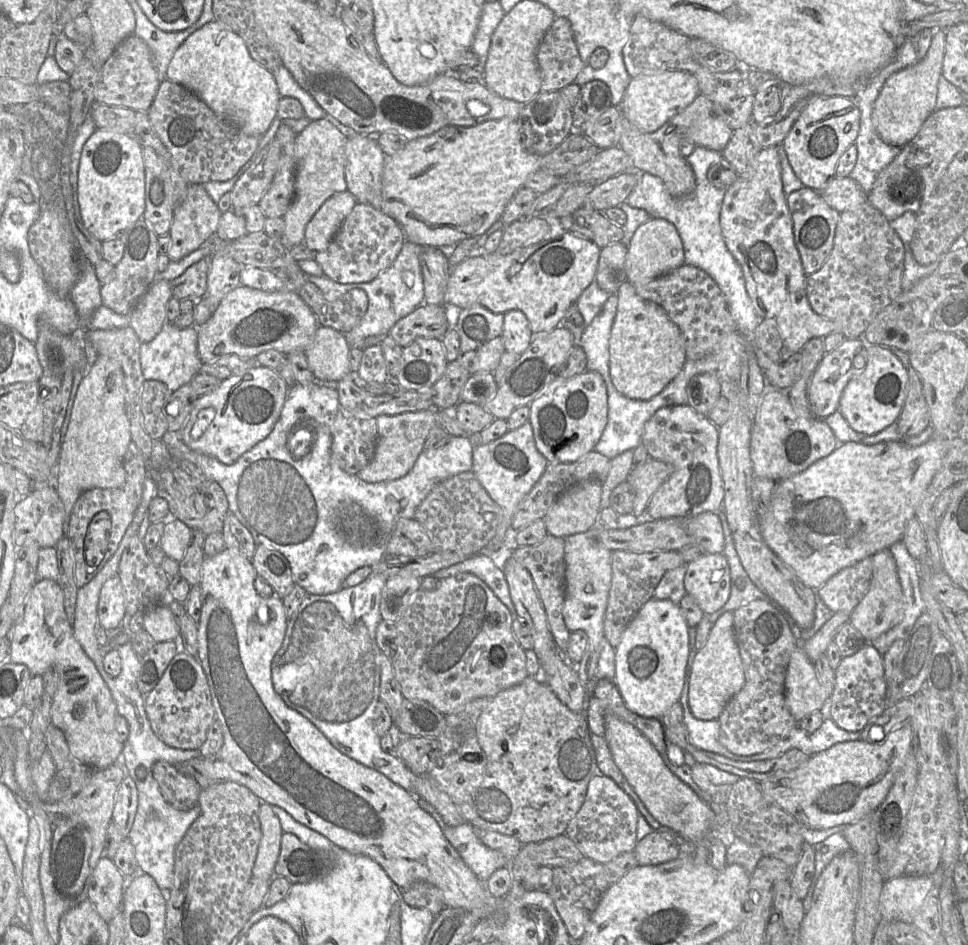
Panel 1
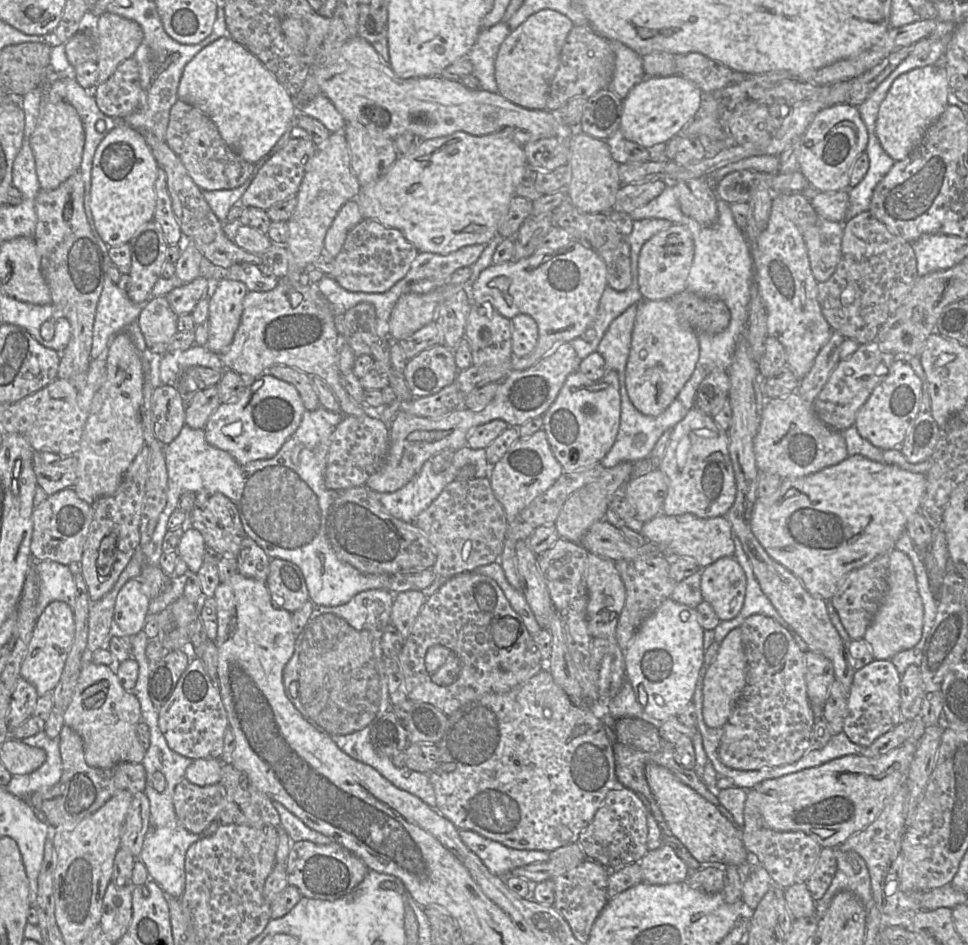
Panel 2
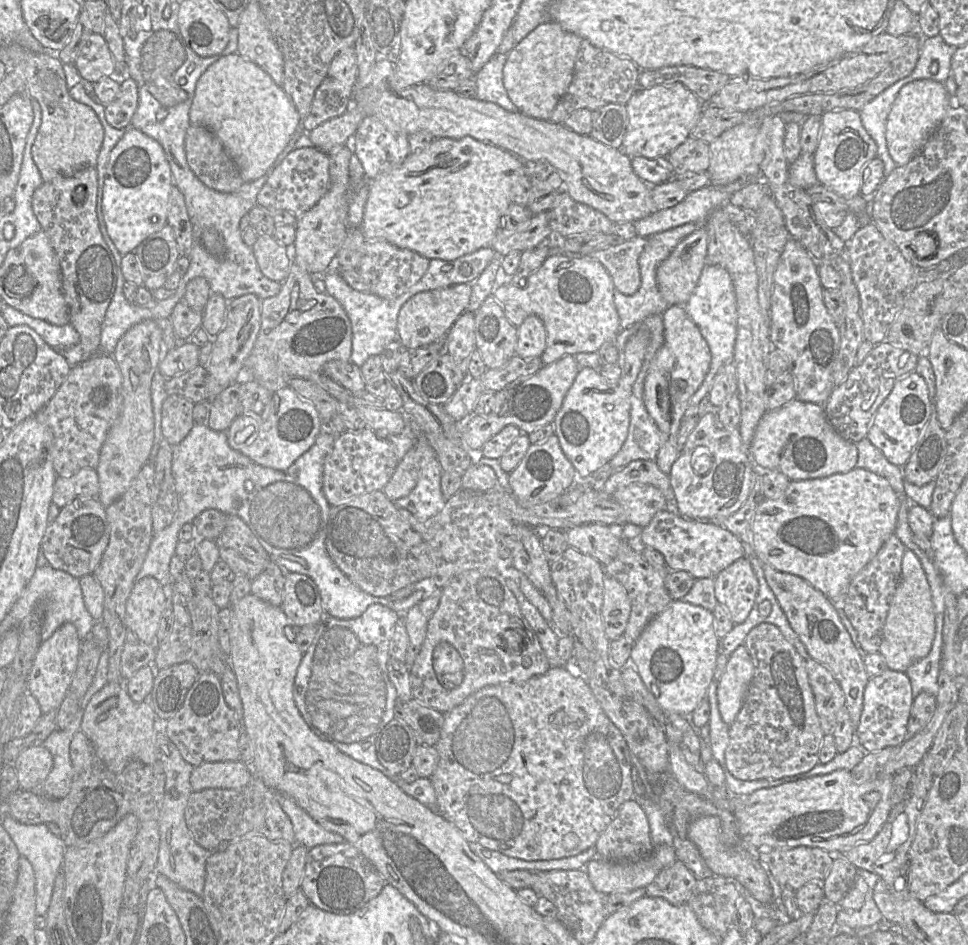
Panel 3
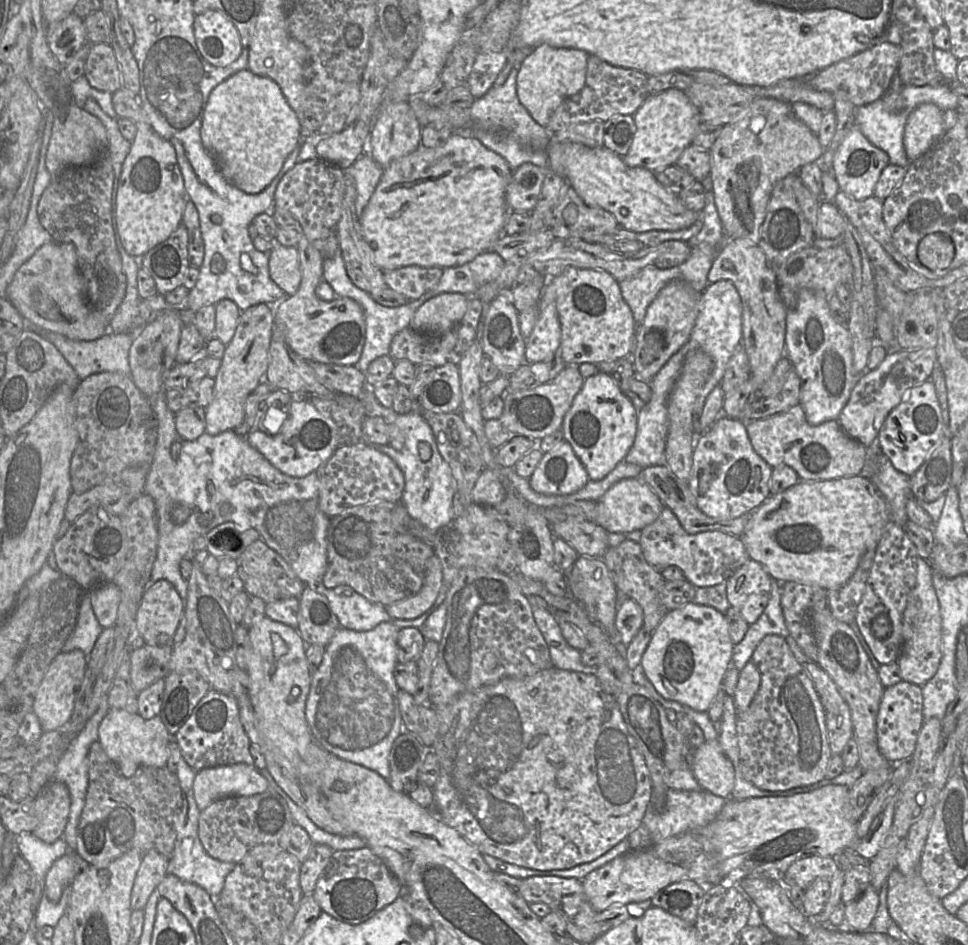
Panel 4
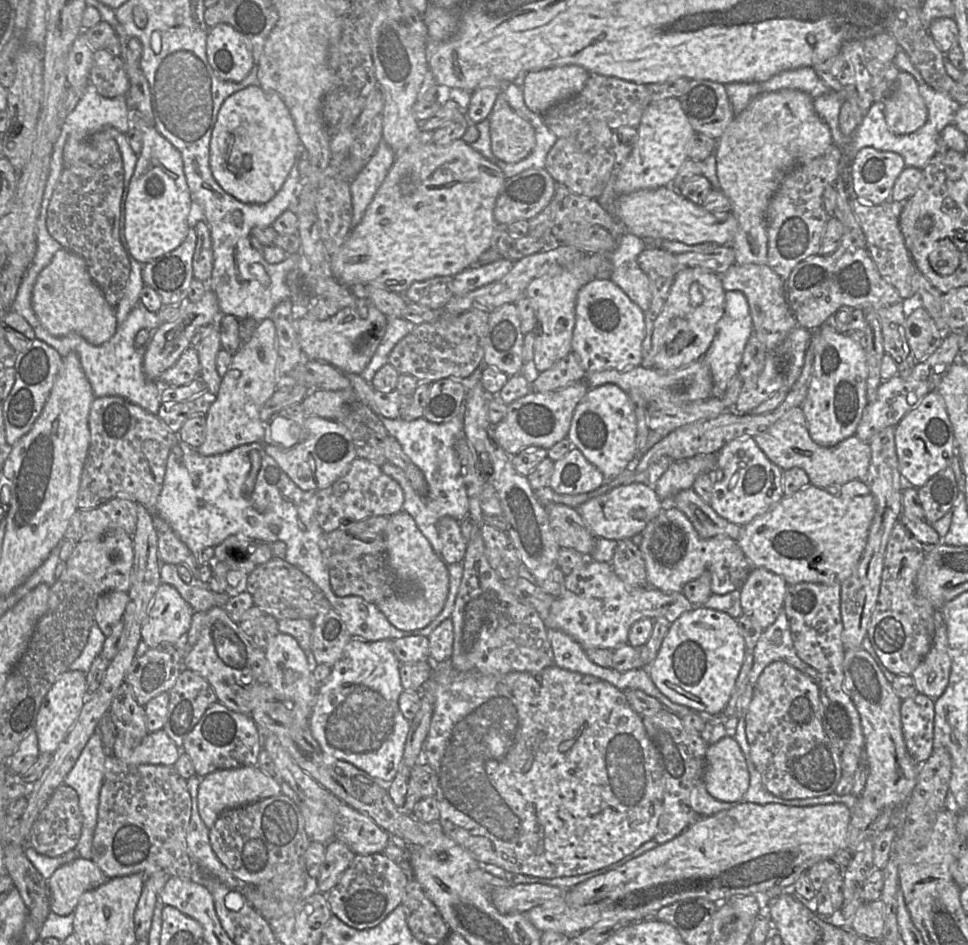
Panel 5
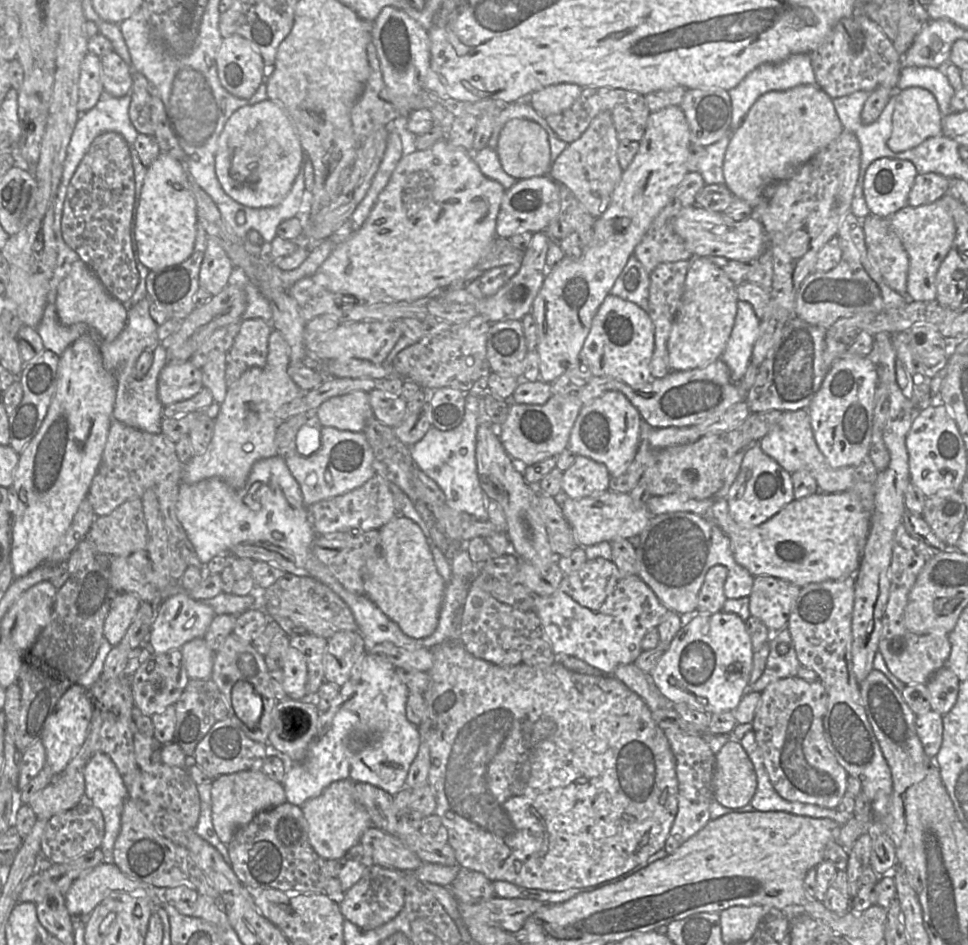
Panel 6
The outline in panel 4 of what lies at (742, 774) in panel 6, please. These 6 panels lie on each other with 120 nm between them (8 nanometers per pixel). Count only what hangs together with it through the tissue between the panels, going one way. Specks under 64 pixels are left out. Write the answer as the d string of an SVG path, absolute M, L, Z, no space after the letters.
M717 739L705 741L692 750L692 771L704 790L729 799L735 784L735 770Z

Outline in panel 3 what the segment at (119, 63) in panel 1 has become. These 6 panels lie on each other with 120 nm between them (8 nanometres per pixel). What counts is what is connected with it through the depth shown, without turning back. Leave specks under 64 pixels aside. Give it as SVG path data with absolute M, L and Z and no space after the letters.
M129 75L123 78L117 98L105 106L105 116L114 128L127 130L138 106L139 93L136 82Z

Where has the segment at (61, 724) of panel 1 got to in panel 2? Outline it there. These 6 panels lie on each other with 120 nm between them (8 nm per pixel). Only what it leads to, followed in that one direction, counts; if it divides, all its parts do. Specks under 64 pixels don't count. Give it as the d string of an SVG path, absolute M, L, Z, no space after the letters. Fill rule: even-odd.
M51 602L37 618L27 654L21 665L21 676L35 686L38 696L52 693L59 683L72 648L74 632L73 611L65 602ZM88 652L82 663L80 676L71 703L64 712L65 725L76 731L84 741L85 760L89 766L109 769L120 762L142 763L146 749L140 742L137 728L142 722L141 706L137 697L120 684L114 666L96 664Z

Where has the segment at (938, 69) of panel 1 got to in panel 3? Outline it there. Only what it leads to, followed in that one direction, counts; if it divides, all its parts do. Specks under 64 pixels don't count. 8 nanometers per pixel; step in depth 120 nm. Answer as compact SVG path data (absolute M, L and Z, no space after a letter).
M919 79L905 84L899 91L886 123L886 143L889 154L897 166L909 163L942 121L952 99L945 84L932 79Z

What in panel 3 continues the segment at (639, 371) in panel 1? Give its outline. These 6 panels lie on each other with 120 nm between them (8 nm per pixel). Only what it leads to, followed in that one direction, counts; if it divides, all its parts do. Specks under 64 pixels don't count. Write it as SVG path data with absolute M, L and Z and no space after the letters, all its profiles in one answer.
M671 305L662 314L664 343L648 362L644 381L644 401L651 417L657 423L662 445L655 463L669 475L682 447L679 445L679 430L692 396L702 385L711 363L709 346L682 305Z

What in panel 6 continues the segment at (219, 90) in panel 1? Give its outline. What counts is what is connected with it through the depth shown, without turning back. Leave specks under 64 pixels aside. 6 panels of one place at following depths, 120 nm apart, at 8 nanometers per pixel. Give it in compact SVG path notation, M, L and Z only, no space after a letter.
M266 99L240 107L227 120L218 140L215 172L223 190L252 208L280 204L290 191L302 162L303 148L284 109Z

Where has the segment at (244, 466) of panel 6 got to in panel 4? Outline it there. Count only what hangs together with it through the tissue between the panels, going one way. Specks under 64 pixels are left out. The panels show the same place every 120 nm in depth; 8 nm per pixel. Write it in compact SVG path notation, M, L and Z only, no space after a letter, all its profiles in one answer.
M257 304L241 311L235 334L225 347L219 370L214 378L213 398L205 407L206 433L218 435L235 430L242 424L248 396L265 380L273 329L274 313L267 304Z

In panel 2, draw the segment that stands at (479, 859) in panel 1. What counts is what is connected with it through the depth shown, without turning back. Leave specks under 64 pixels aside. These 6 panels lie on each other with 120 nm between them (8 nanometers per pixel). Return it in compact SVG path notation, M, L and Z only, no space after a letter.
M459 830L463 843L474 852L489 872L504 877L512 870L549 859L550 852L506 847L470 830Z

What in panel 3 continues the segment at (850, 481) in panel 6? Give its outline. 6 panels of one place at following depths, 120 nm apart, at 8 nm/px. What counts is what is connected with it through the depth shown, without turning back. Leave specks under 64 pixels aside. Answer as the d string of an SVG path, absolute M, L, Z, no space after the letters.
M795 398L789 403L767 410L756 426L749 445L751 460L764 471L779 471L790 481L824 478L847 473L857 467L858 450L855 443L839 435L828 422L823 405L804 402Z

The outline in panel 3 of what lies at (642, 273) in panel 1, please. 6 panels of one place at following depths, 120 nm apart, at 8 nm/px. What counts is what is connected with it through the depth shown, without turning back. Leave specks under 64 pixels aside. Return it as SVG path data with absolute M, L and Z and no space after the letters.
M700 227L683 239L657 269L659 291L670 305L684 306L706 265L708 234Z

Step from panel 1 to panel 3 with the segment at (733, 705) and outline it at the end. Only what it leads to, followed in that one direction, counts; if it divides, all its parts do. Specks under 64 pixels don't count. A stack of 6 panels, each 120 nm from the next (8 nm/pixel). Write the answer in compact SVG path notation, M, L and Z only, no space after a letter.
M763 622L747 634L744 642L754 666L754 673L741 709L730 725L725 764L740 780L777 779L809 772L819 762L824 732L815 708L815 699L806 670L806 660L786 639L781 630Z

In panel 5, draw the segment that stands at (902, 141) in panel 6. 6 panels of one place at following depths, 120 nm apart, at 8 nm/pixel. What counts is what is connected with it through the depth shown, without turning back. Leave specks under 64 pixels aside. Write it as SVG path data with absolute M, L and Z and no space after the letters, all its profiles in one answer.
M899 71L889 97L884 100L888 130L895 135L907 135L921 128L928 111L918 84L905 71Z

